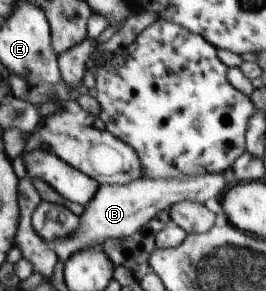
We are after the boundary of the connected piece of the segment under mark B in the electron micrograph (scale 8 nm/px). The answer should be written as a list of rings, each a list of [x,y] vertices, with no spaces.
[[[222,174],[198,175],[187,179],[149,179],[142,176],[124,184],[101,185],[94,198],[83,206],[76,232],[70,237],[52,241],[49,246],[56,253],[57,260],[65,261],[76,251],[100,247],[108,239],[130,236],[156,216],[157,212],[167,210],[175,202],[186,199],[204,204],[209,198],[219,198],[223,190]]]

